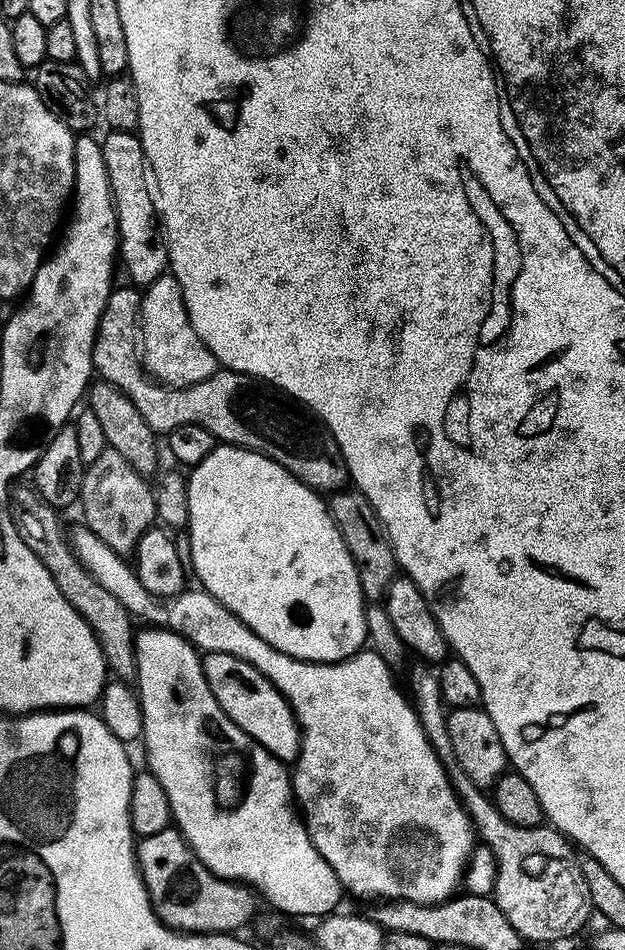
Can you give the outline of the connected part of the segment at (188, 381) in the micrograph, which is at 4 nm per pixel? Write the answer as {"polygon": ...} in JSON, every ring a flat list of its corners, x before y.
{"polygon":[[171,274,159,276,152,284,143,289,140,298,140,326,138,340,142,345,142,363,149,373,159,383,167,384,169,388,189,388,203,380,209,380,218,370,214,354,198,338,194,326,190,326,190,314,186,314,186,302,182,298,182,286,178,286,178,278]]}

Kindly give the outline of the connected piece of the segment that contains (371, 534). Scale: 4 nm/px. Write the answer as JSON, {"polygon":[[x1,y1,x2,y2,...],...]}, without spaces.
{"polygon":[[337,490,327,497,328,512,342,534,342,542,346,542,346,550,350,550,350,558,354,558,365,601,380,604,386,598,390,582,398,575,396,552,388,541,388,531,384,529,374,506,370,506,370,502,358,490,348,491]]}

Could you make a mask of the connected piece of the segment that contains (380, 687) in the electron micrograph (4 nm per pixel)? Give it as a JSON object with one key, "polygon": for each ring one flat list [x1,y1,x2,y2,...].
{"polygon":[[87,526,79,527,70,532,70,543,72,549,76,551,76,557,83,562,86,570,90,570,90,574,94,574,94,578,101,583,102,587,110,590,110,594,114,594,114,598,118,598,118,602,122,602,122,606,126,606,126,610,132,617,137,621,145,620,142,622,153,628,165,628,176,632,187,639,201,653,234,654,234,658,242,658,242,662,250,662,250,666,254,666,254,670,261,672,288,699,292,713,296,715,296,720,301,727,300,755,294,761,296,769,293,767,290,772,292,794,298,805,299,815,304,821,304,829,308,831,310,842,314,842,318,854,322,854,322,858,326,858,326,862,330,862,330,870,334,870,334,874,338,874,341,889,345,893,353,892,356,896,380,896,376,898,384,902,409,900,419,904,440,904,442,901,451,900,453,896,457,895,462,884,464,870,468,867,468,857,472,855,474,847,472,822,464,805,461,804,461,800,452,789,452,783,448,780,448,771,442,766,442,762,436,756,436,751,432,748,432,743,426,738,426,734,416,717,416,711,412,709,409,697,403,691,400,693,396,689,396,680,392,677,395,676,393,669,389,668,388,663,377,652,361,650,355,656,347,656,345,660,337,660,335,664,311,664,309,660,299,660,290,654,282,654,278,650,274,650,274,646,270,646,270,642,258,638,258,634,254,634,254,630,250,630,250,626,246,626,234,613,226,610,226,606,218,603,209,592,185,590,179,592,177,596,150,594,150,590,146,590,146,586,142,586,135,567,129,561,127,564,124,561,127,559,121,553,110,550,110,546,106,546,106,542,102,542,102,538,98,538,98,534,94,534]]}

